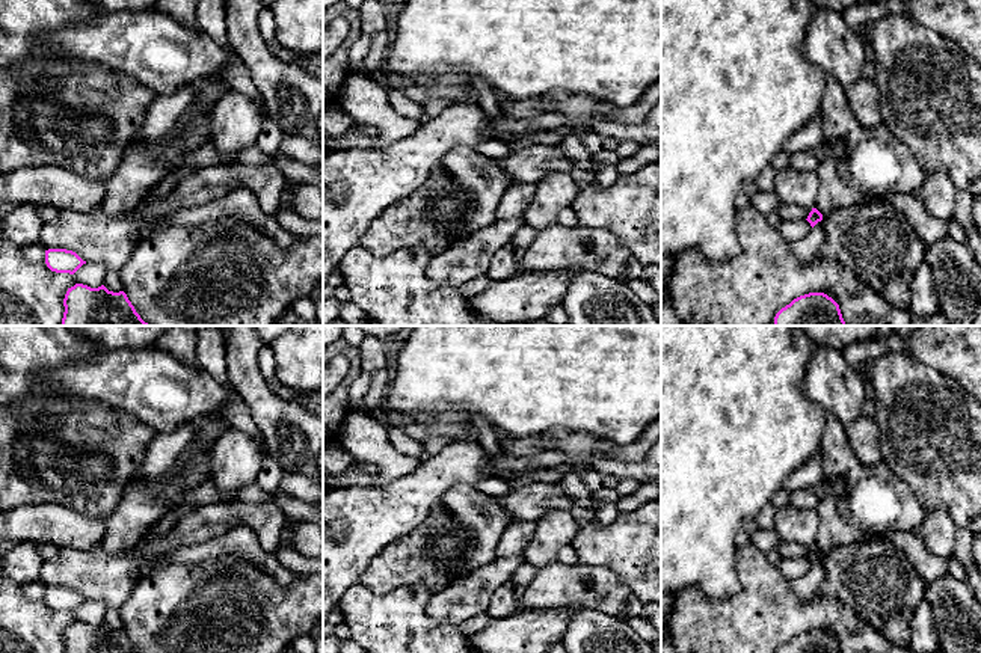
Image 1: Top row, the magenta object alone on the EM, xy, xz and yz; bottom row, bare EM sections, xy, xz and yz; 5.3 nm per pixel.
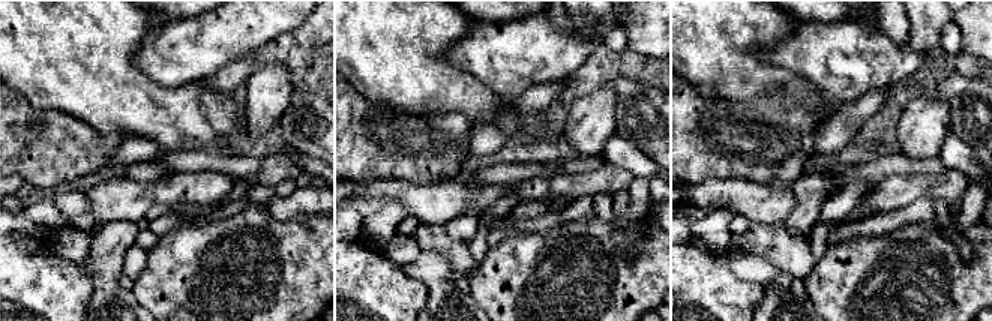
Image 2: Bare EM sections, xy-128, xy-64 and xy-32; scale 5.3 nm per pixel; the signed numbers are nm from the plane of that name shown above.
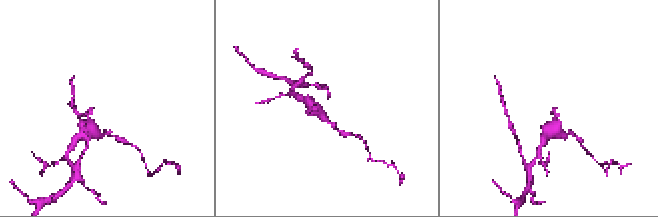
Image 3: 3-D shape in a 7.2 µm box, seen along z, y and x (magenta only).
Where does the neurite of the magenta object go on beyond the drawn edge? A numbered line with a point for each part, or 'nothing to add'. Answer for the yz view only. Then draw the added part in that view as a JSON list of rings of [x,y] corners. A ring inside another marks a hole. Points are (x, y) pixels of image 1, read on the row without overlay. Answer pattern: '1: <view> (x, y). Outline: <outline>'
1: yz (833, 531). Outline: [[[839,478],[835,484],[827,486],[826,496],[820,499],[816,505],[820,531],[815,546],[824,555],[827,555],[835,546],[847,546],[868,535],[856,529],[841,516],[839,505],[845,492],[845,480]]]

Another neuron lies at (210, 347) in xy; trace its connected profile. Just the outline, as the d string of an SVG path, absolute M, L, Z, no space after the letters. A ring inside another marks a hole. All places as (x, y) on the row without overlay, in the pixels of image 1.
M196 326L196 356L199 365L214 377L222 386L231 389L229 395L222 401L217 412L222 413L228 424L249 436L263 437L257 422L254 421L249 406L232 388L228 376L226 347L217 326Z

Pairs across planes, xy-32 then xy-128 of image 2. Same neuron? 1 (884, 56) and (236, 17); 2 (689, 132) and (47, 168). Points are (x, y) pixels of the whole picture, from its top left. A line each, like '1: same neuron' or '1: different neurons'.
1: same neuron
2: same neuron

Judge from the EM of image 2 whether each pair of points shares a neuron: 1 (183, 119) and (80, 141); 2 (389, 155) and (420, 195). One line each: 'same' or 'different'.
1: different
2: different

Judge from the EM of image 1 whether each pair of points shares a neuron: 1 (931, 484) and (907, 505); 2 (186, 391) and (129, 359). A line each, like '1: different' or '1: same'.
1: different
2: same

